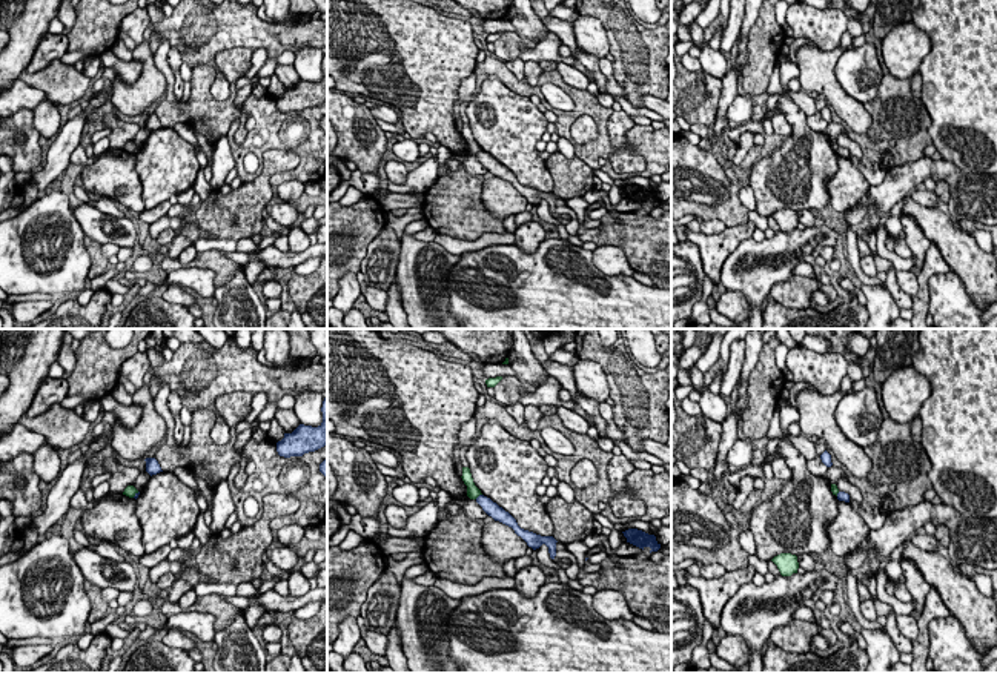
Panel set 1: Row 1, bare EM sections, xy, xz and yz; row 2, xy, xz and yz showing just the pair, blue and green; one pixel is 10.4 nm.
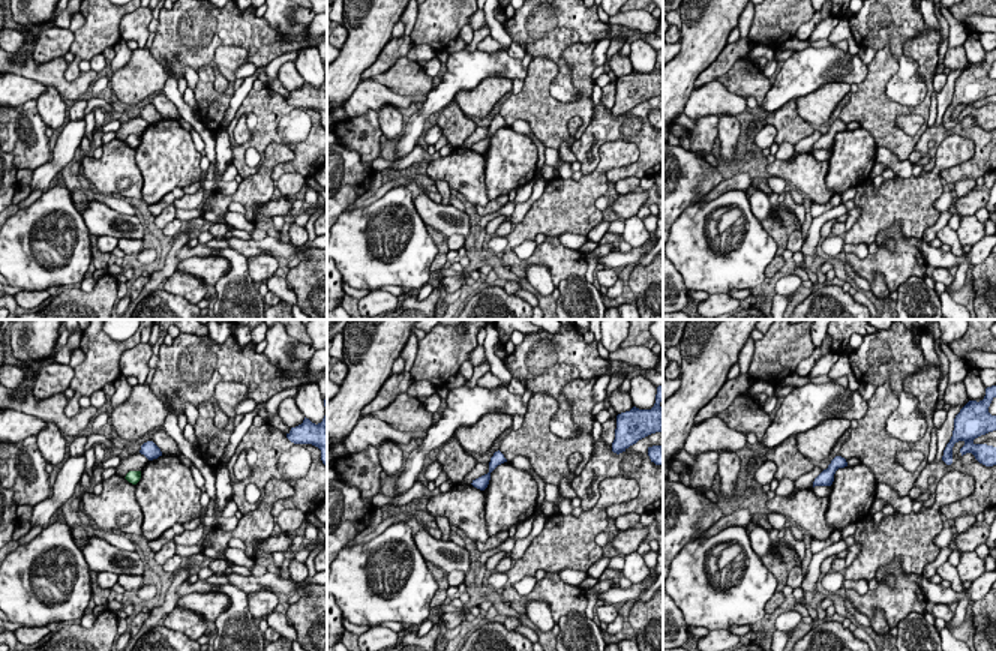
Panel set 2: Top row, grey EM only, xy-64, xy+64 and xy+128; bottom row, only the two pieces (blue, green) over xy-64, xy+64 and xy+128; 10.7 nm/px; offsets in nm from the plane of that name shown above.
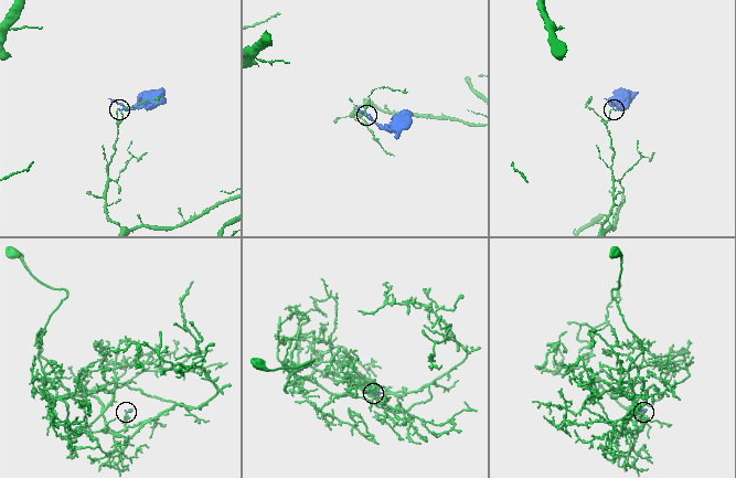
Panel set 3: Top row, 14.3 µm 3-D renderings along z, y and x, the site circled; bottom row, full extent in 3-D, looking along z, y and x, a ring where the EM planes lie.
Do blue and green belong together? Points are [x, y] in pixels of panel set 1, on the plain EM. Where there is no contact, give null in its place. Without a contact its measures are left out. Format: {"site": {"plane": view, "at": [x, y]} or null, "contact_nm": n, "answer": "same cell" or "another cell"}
{"site": {"plane": "xz", "at": [480, 151]}, "contact_nm": 100, "answer": "another cell"}

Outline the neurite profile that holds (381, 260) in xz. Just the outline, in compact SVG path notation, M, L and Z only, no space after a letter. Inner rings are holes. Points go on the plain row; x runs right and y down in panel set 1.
M387 224L381 234L367 246L367 254L361 263L364 284L381 290L389 290L396 278L401 241L396 232Z

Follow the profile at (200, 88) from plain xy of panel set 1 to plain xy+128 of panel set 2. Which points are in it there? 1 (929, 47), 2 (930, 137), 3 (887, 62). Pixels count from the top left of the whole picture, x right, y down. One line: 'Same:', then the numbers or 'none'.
Same: 1, 3

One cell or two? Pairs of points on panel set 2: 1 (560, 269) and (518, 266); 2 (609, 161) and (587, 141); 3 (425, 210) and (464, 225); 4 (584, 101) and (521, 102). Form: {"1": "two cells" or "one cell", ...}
{"1": "one cell", "2": "two cells", "3": "one cell", "4": "one cell"}

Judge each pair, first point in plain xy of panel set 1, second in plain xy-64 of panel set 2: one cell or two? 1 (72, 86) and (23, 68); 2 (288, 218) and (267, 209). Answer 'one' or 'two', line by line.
1: one
2: one

